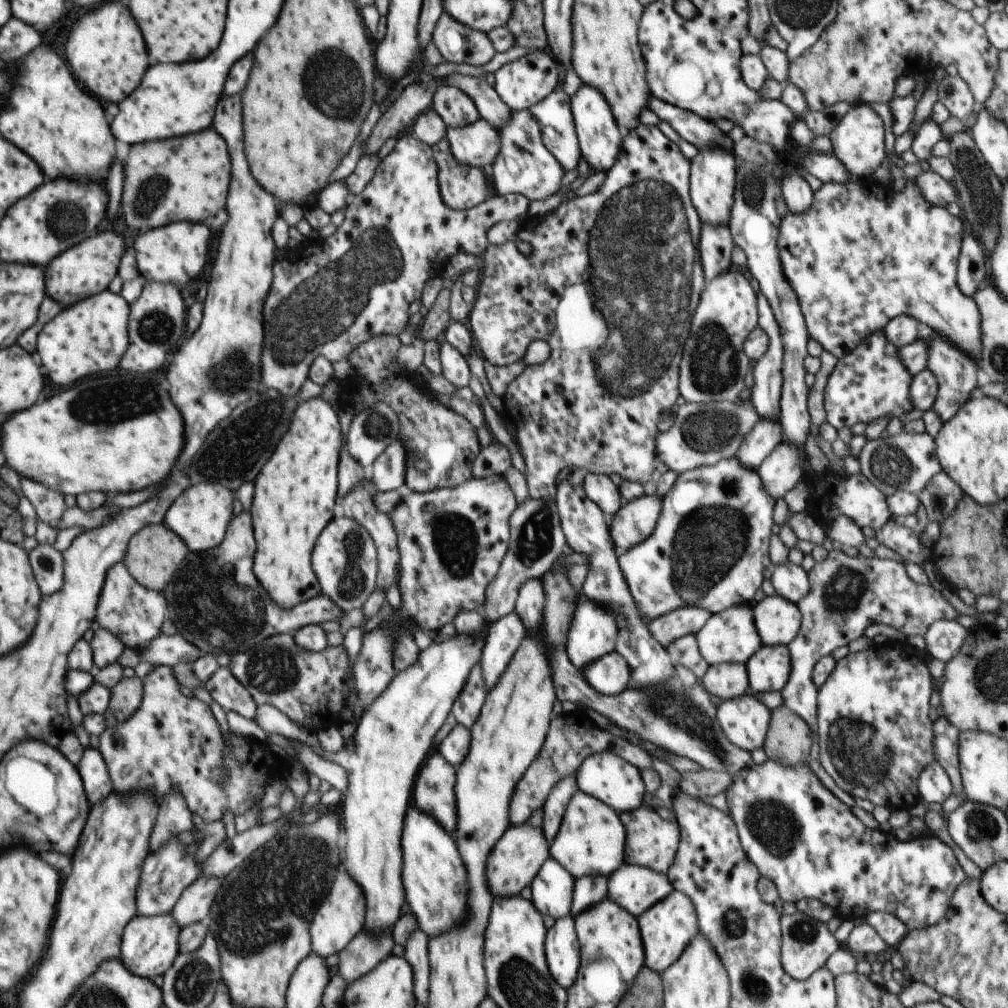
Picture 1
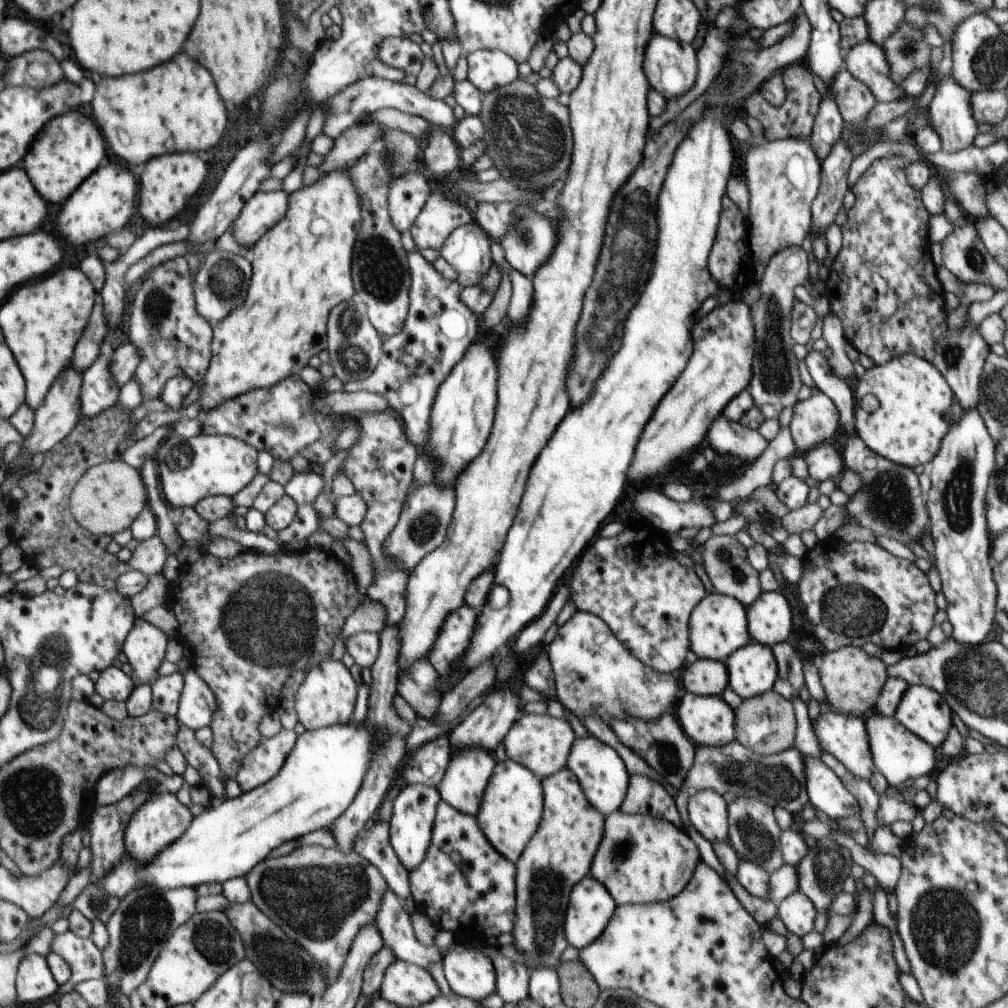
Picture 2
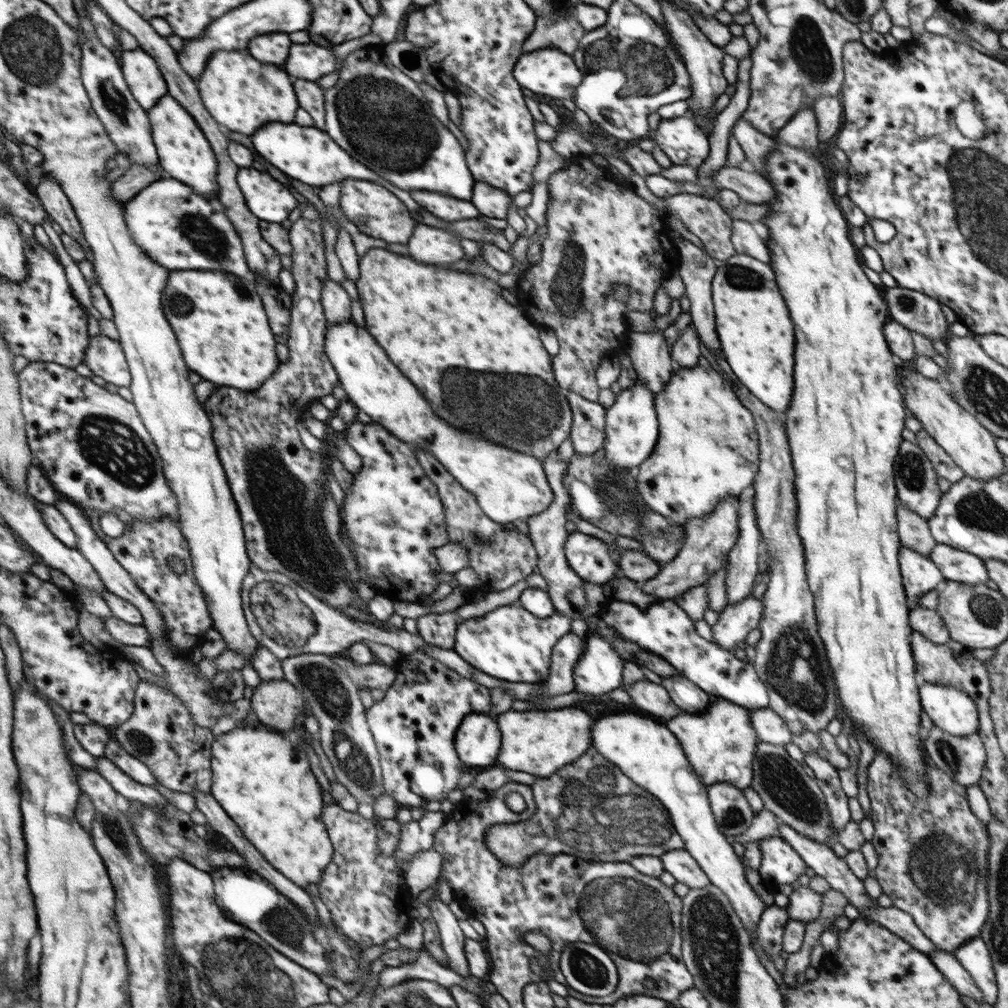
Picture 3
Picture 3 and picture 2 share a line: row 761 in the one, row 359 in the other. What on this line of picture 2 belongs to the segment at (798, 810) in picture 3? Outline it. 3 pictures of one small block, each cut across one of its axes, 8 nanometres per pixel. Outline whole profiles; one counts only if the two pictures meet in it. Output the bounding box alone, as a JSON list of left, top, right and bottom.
[747,245,809,409]

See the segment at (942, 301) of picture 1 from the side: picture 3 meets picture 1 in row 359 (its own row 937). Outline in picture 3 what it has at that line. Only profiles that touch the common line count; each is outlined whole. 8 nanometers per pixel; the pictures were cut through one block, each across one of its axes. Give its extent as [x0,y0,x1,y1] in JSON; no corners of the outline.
[954,936,998,1005]

